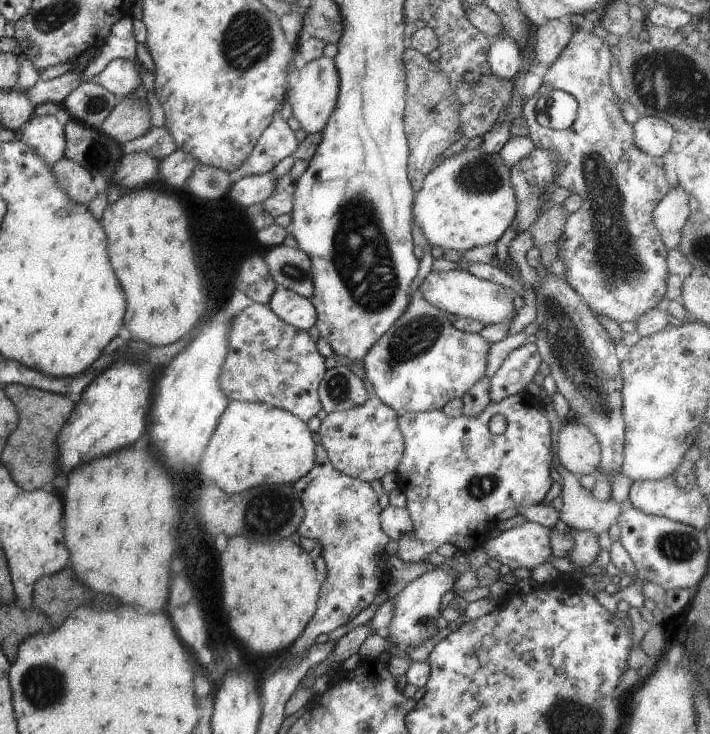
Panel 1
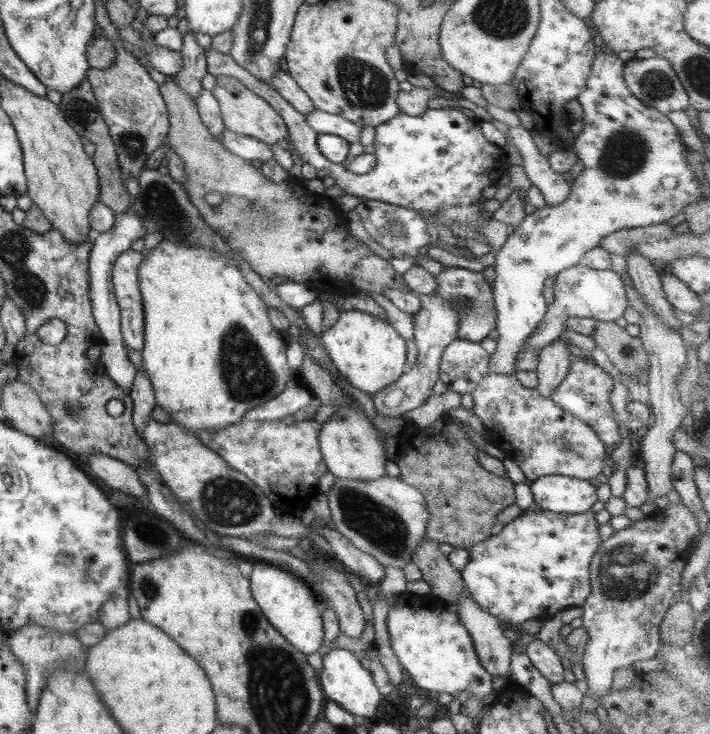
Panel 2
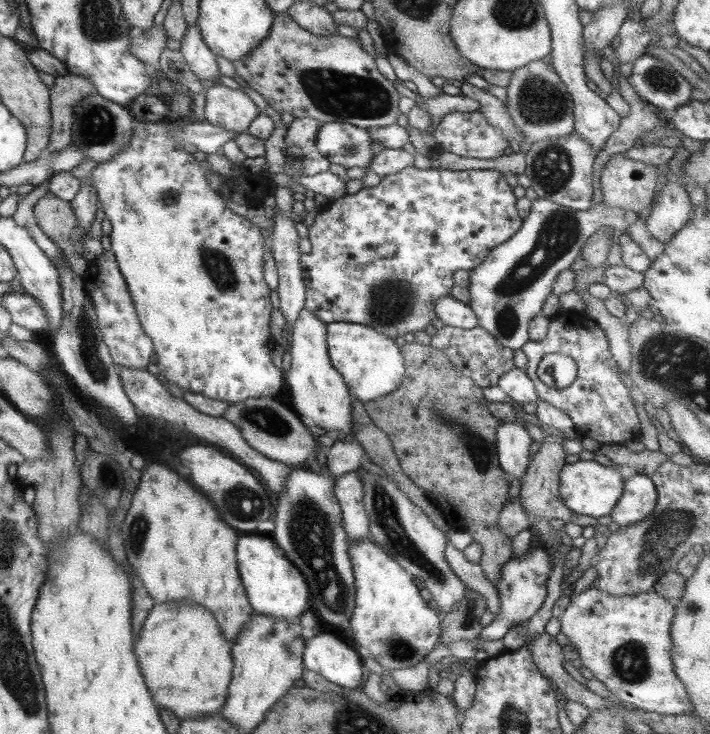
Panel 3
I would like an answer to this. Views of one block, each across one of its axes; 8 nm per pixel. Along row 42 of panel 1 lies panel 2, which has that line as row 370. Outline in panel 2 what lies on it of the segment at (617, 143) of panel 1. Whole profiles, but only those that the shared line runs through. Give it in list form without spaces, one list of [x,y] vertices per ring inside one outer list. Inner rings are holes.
[[[590,355],[585,357],[570,356],[569,370],[564,380],[551,392],[549,399],[560,410],[584,422],[595,432],[599,441],[605,445],[606,452],[613,450],[620,444],[621,436],[617,422],[613,417],[614,412],[609,403],[609,395],[613,388],[613,380],[603,368],[597,366]]]

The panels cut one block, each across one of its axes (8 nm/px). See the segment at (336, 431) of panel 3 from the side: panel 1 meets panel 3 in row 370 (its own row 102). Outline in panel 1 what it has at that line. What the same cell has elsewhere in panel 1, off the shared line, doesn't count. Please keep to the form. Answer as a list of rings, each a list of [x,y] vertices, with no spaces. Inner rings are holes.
[[[321,56],[314,60],[308,61],[302,68],[297,70],[298,77],[291,94],[285,96],[291,105],[292,117],[298,123],[299,128],[306,135],[317,133],[323,129],[331,110],[335,108],[335,100],[337,100],[337,90],[339,89],[339,78],[337,78],[337,70],[333,66],[331,58]]]

